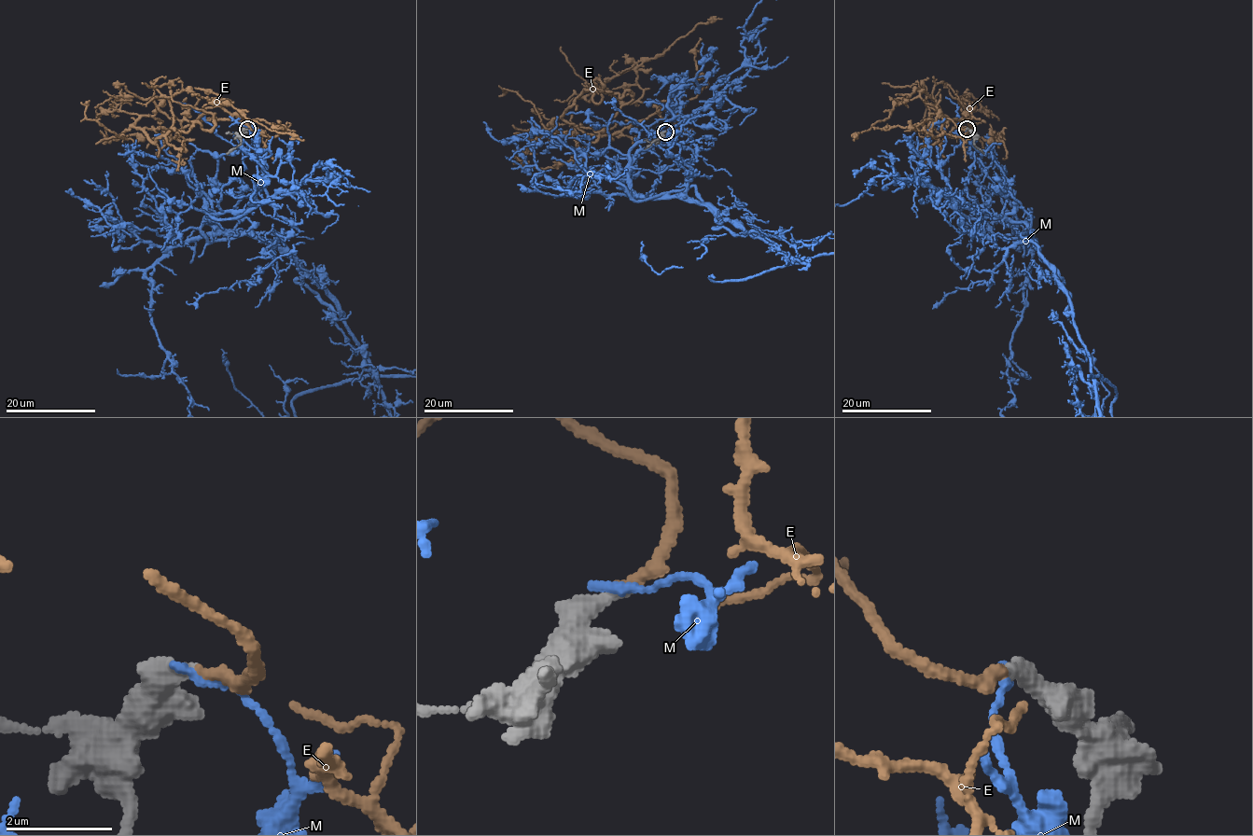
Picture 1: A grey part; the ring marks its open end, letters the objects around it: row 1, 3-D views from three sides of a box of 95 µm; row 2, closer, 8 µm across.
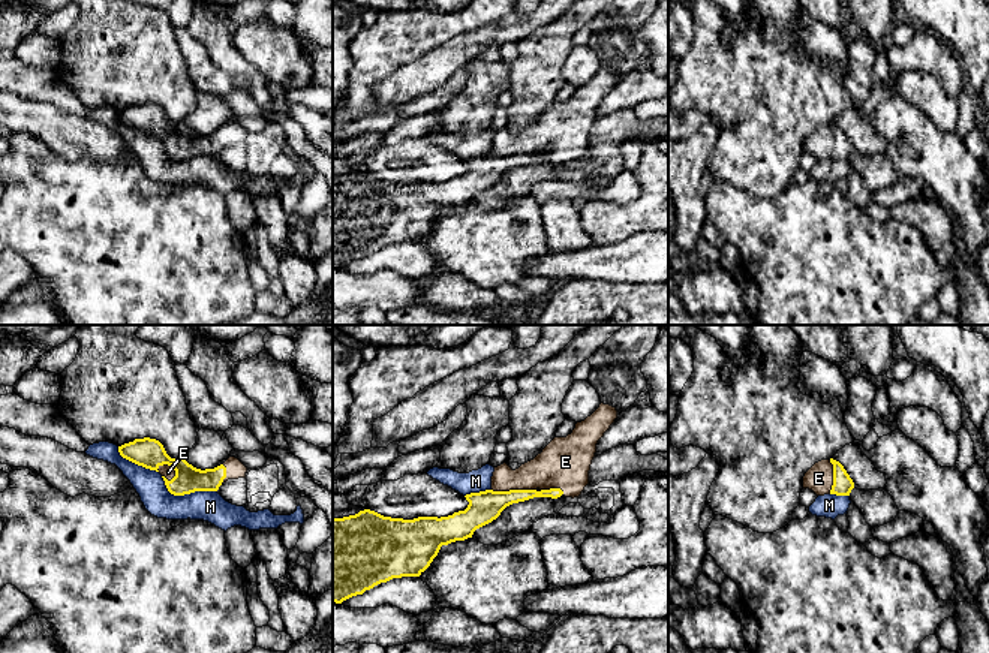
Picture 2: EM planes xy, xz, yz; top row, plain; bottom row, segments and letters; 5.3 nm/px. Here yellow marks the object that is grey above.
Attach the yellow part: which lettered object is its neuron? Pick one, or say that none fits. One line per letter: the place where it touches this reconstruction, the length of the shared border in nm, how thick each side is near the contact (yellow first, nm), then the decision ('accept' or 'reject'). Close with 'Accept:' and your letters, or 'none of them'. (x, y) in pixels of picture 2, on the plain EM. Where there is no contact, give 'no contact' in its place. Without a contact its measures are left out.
E: meets yellow in xz at (514, 155); contact 240 nm long; 170 nm thick on the yellow side, 220 nm on the other; accept
M: meets yellow in xy at (186, 158); contact 320 nm long; 150 nm thick on the yellow side, 160 nm on the other; reject
Accept: E

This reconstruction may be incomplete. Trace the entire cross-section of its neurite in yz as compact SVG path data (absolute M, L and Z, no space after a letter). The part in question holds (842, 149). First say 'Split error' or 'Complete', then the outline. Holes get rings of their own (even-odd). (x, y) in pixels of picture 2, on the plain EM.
Split error. M830 123L815 127L805 138L803 153L812 154L817 160L850 160L851 154L854 153L854 147L844 130Z

